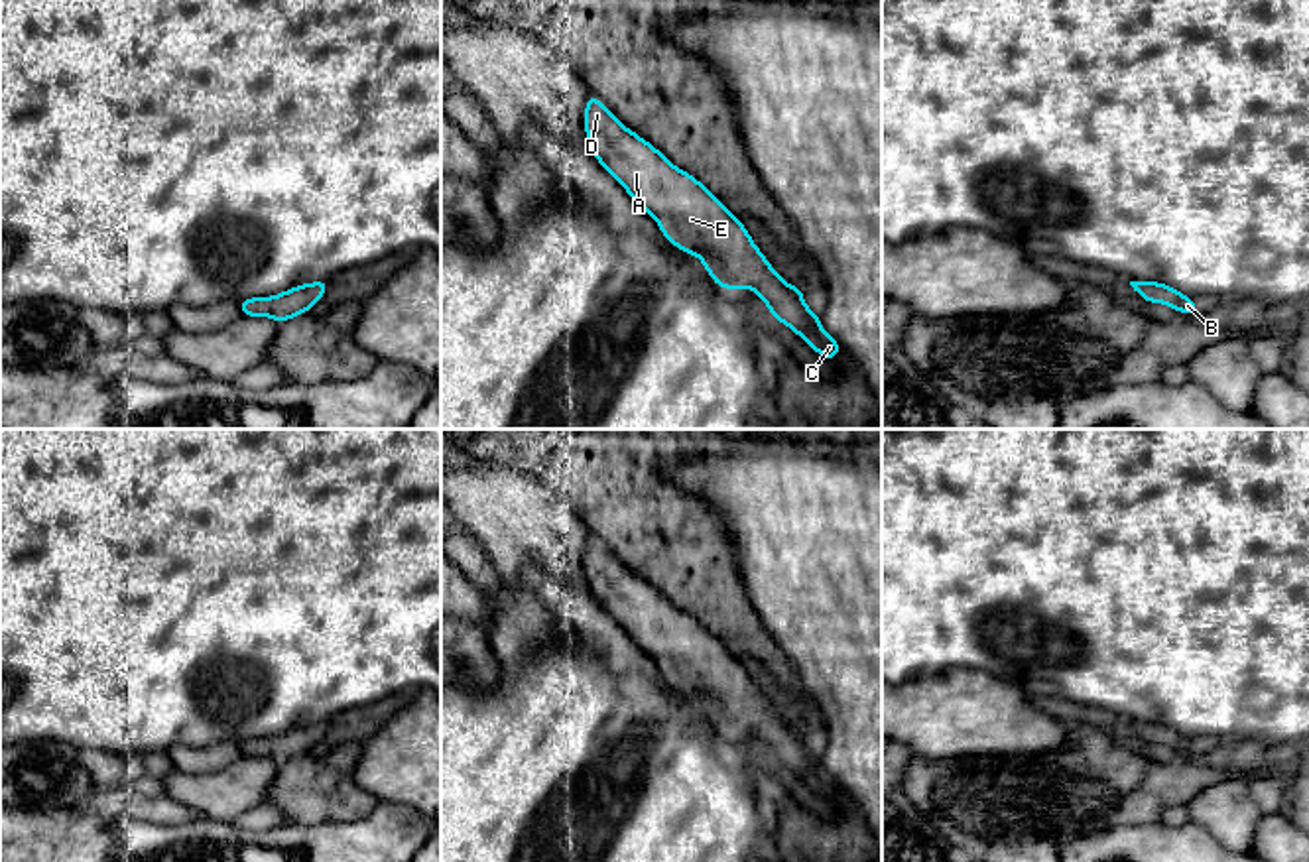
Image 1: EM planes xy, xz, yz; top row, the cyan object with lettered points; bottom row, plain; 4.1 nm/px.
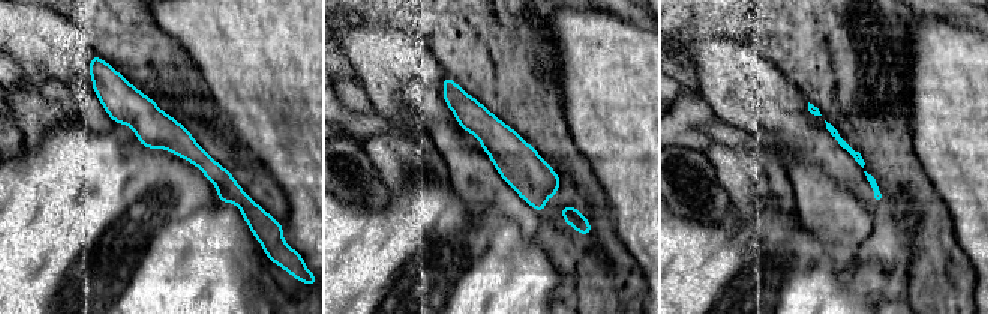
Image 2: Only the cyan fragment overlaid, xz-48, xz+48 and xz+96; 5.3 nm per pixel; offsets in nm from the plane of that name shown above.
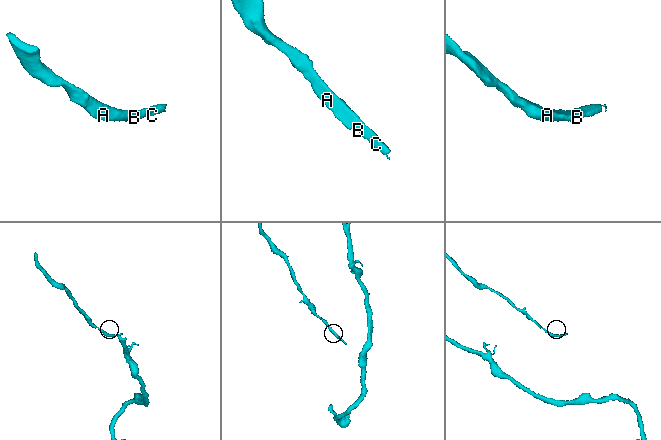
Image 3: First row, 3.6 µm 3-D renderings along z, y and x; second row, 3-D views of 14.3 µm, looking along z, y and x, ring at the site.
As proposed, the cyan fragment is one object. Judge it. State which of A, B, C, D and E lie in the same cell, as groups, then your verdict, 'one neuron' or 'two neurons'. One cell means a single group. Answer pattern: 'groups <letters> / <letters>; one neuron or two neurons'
groups A B C D E; one neuron

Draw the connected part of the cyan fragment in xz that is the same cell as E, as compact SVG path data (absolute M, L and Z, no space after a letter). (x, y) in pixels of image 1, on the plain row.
M594 535L587 539L583 567L594 600L624 628L634 644L657 663L667 683L703 703L705 712L720 730L754 730L776 762L789 768L829 803L844 791L823 771L819 766L821 756L809 750L803 740L803 730L787 724L772 708L740 659L697 618L673 606L657 588L624 567Z

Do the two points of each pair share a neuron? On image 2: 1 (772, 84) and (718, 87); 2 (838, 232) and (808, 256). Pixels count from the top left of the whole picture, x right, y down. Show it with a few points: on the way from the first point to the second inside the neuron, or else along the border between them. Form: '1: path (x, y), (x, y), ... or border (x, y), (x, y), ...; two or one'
1: path (759, 87), (732, 87); one
2: border (799, 218), (841, 266), (847, 266), (855, 259); two

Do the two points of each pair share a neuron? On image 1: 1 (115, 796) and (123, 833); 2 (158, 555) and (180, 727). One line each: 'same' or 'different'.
1: different
2: same

